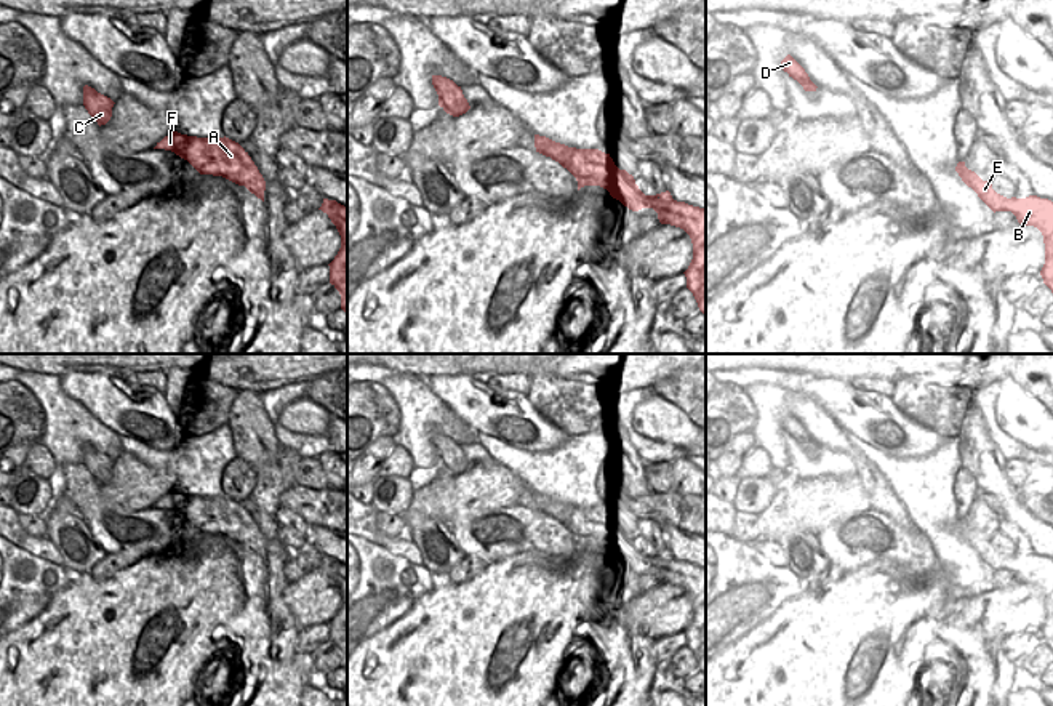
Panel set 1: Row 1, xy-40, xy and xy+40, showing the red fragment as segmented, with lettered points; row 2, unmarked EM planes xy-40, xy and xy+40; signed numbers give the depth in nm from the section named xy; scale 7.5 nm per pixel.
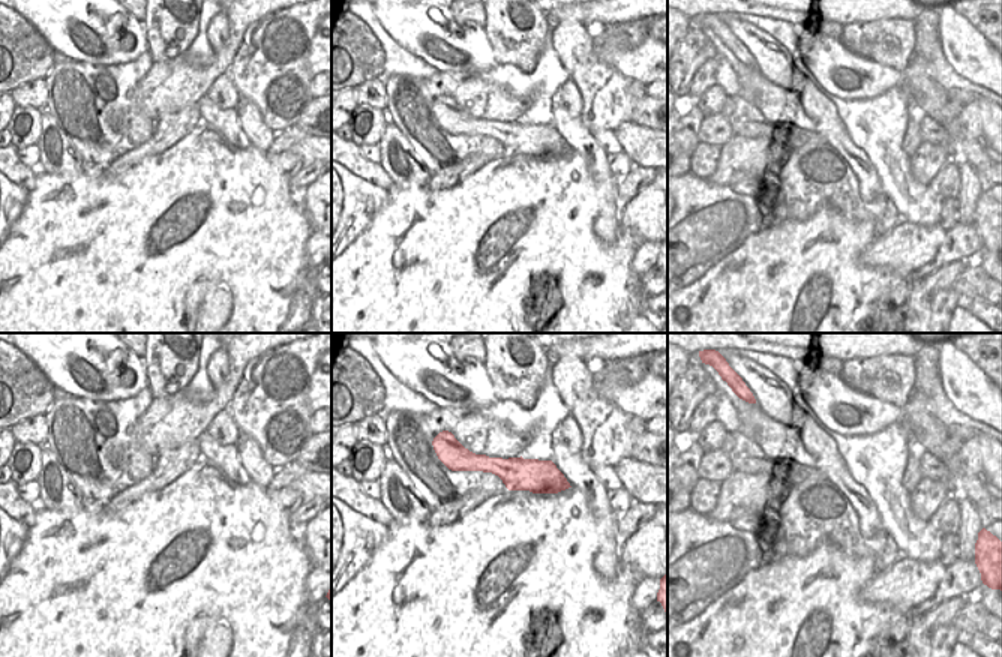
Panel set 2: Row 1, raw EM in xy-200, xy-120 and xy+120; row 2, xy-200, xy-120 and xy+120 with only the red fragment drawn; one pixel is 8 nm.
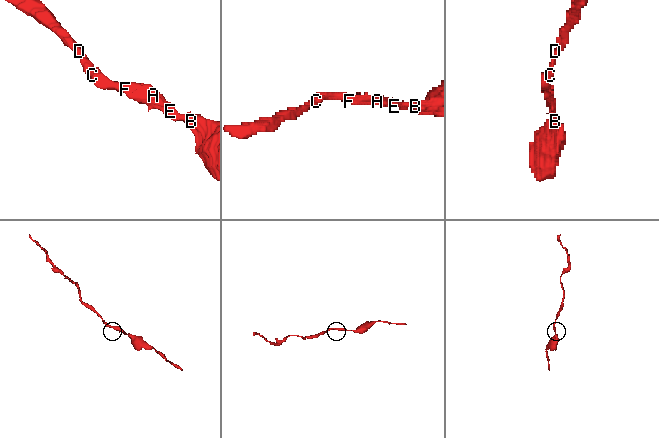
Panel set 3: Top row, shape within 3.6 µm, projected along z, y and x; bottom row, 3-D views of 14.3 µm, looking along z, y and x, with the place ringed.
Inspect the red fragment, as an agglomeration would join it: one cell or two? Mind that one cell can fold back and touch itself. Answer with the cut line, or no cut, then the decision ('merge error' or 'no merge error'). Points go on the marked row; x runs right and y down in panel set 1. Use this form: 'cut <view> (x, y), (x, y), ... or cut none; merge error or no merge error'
cut none; no merge error

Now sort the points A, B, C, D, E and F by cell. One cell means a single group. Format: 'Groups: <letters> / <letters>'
Groups: A B C D E F.

